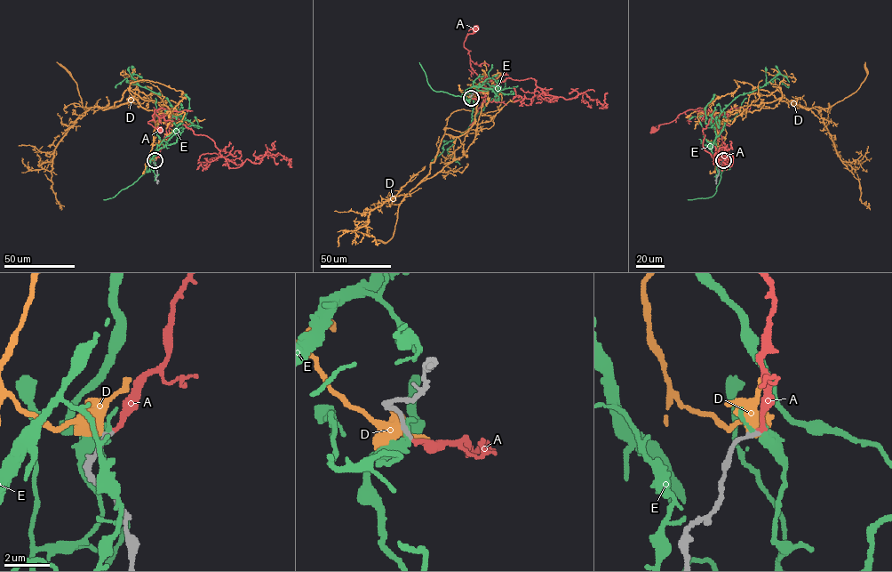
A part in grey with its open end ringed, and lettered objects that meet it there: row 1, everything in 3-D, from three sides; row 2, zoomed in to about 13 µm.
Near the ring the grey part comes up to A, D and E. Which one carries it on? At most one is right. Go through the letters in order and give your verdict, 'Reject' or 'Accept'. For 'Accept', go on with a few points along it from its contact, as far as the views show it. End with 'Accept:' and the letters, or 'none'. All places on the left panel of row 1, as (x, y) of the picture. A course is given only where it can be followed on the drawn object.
A: Accept. Its course: (155, 160), (169, 135), (171, 114), (162, 108), (155, 109), (153, 118), (147, 122), (160, 130)
D: Reject
E: Reject
Accept: A

